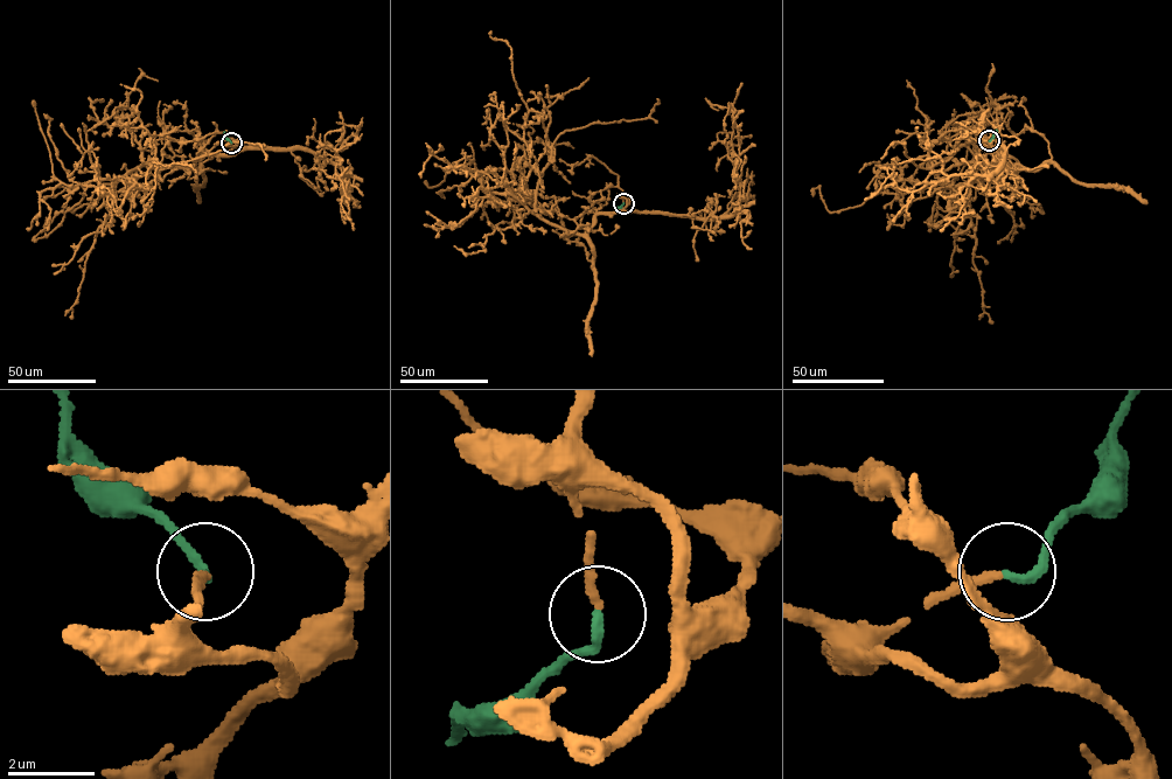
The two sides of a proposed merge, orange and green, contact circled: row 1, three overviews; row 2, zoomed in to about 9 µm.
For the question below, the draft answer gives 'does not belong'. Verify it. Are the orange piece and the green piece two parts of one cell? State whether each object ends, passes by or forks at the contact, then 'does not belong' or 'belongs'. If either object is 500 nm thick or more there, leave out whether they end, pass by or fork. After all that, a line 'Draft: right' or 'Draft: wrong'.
orange ends | green ends | belongs
Draft: wrong

